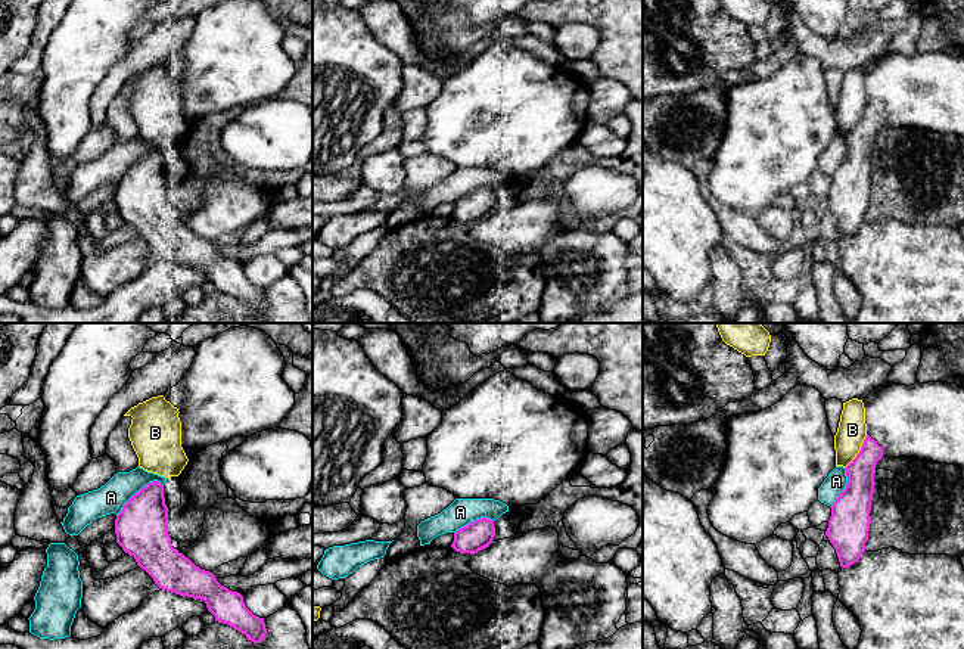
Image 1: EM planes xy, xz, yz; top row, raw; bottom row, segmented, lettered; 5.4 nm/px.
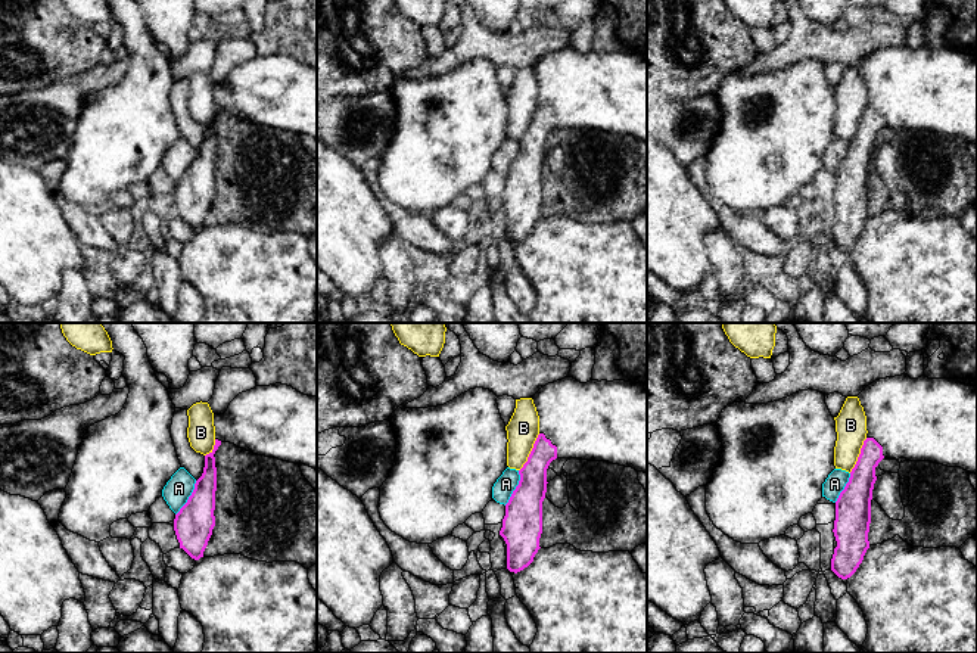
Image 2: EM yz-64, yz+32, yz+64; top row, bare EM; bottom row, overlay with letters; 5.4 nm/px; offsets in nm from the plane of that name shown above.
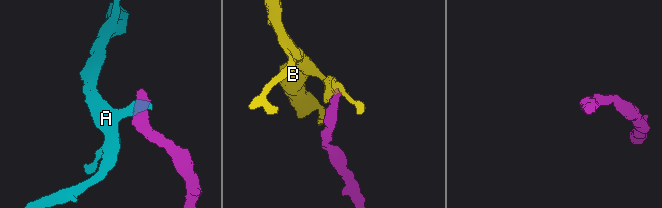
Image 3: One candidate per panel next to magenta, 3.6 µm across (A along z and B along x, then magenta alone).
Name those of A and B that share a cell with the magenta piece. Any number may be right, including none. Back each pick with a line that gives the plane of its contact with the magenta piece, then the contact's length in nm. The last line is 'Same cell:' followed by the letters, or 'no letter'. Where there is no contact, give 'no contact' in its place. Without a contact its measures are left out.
Same cell: no letter

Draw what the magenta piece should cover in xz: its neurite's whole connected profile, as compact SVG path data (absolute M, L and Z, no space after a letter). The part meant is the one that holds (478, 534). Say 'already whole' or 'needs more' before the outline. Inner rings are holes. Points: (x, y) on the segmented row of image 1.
already whole | M481 518L454 532L451 547L460 553L478 553L488 547L495 535L494 521Z

